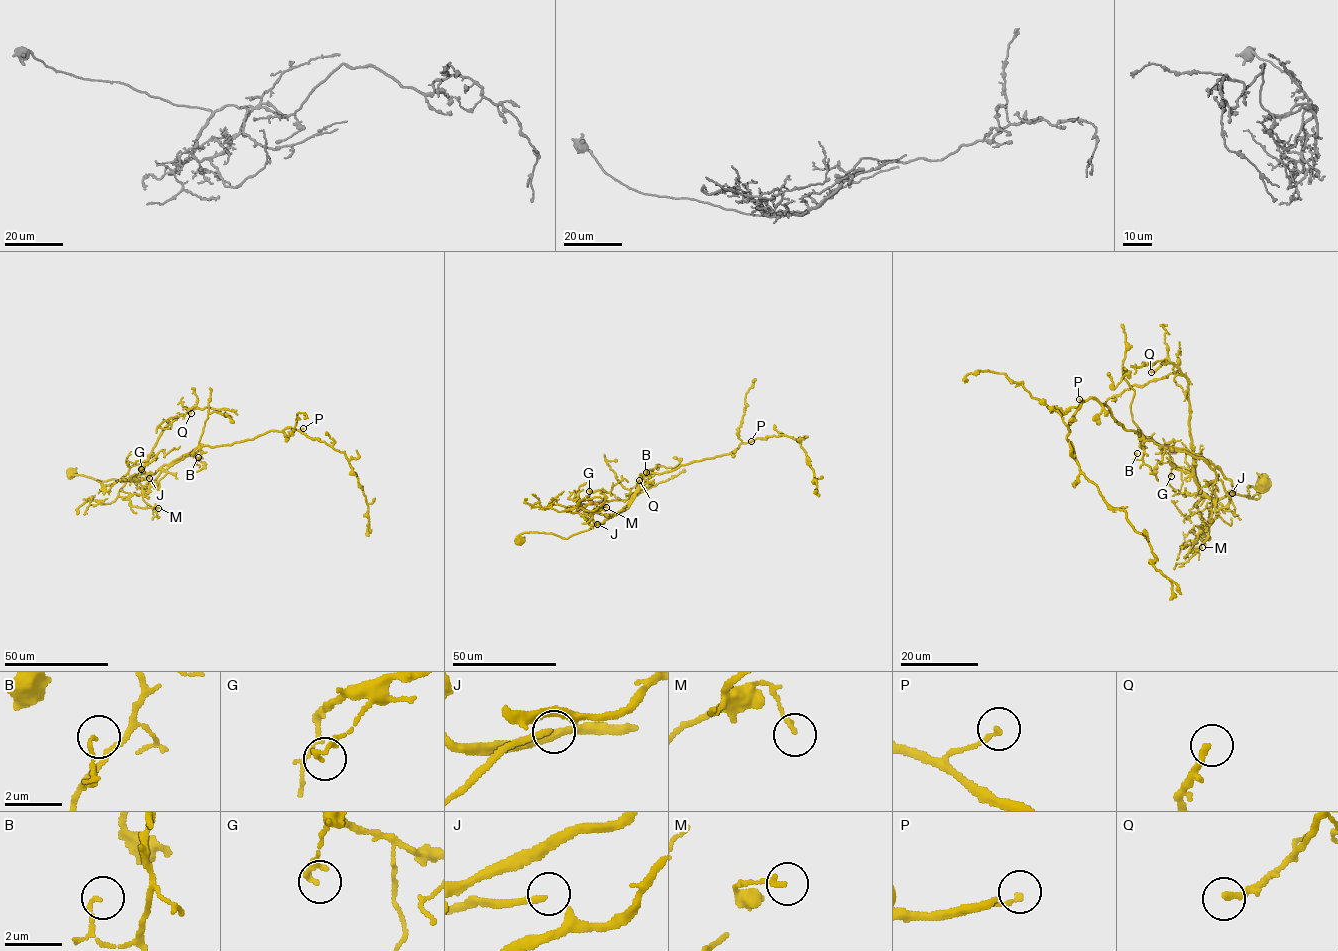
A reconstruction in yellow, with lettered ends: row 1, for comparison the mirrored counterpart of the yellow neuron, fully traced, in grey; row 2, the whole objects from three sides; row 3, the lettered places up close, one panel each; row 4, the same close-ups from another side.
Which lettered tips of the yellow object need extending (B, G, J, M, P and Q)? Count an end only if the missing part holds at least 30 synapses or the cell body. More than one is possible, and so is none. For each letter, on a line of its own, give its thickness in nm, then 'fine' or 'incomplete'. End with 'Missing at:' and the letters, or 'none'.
B: 110 nm | fine
G: 130 nm | fine
J: 140 nm | fine
M: 160 nm | fine
P: 160 nm | fine
Q: 240 nm | incomplete
Missing at: Q

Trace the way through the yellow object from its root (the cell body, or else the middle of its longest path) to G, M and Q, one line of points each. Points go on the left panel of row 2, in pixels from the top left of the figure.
G: (71, 472), (71, 475), (84, 475), (102, 481), (144, 478), (138, 482), (137, 476), (141, 469)
M: (71, 472), (71, 475), (84, 475), (102, 481), (144, 478), (138, 482), (143, 499), (154, 508), (158, 508)
Q: (71, 472), (102, 481), (142, 480), (138, 482), (137, 475), (160, 433), (196, 406), (189, 411), (191, 413)

